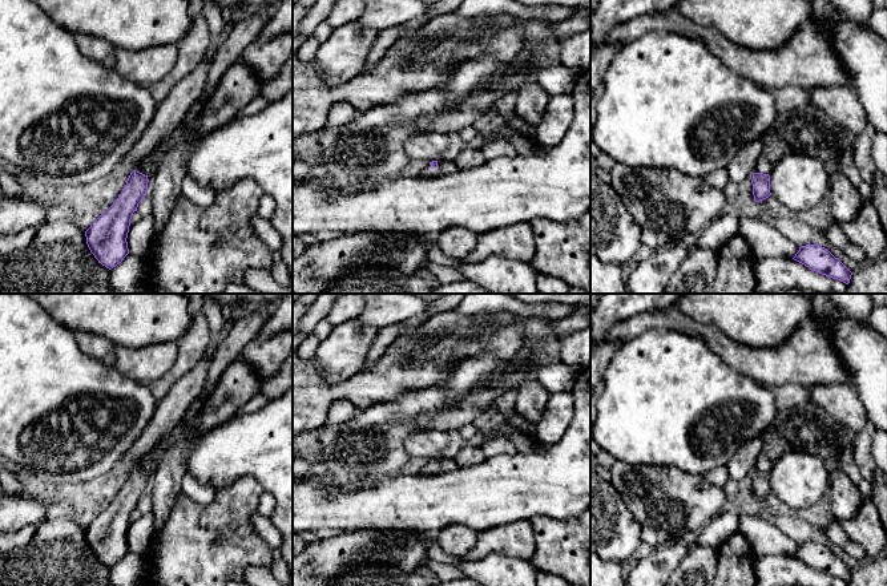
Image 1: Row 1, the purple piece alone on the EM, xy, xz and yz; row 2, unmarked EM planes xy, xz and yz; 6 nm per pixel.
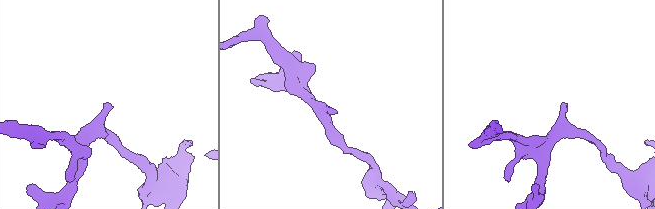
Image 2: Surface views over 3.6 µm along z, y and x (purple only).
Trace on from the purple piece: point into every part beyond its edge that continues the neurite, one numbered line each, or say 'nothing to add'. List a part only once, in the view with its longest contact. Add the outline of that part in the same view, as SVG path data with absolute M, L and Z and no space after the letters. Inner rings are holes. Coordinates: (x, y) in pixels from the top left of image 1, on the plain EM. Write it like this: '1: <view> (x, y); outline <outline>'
1: xy (149, 464); outline M170 435L158 442L144 458L136 461L133 468L137 468L148 474L154 474L161 462L162 452L169 446L169 444Z

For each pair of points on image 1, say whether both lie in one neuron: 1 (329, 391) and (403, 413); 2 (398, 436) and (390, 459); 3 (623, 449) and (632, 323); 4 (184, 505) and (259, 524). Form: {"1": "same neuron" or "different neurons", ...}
{"1": "different neurons", "2": "same neuron", "3": "different neurons", "4": "different neurons"}

